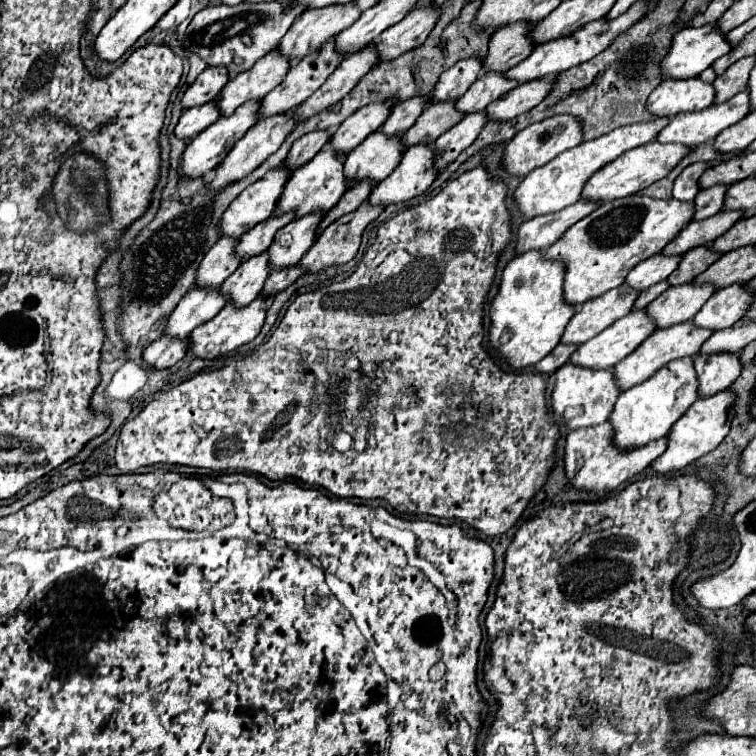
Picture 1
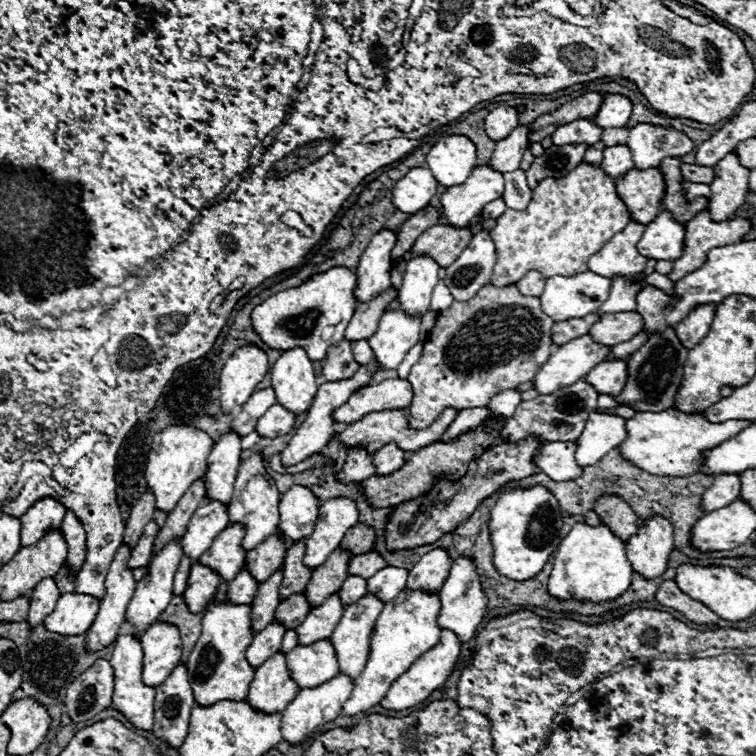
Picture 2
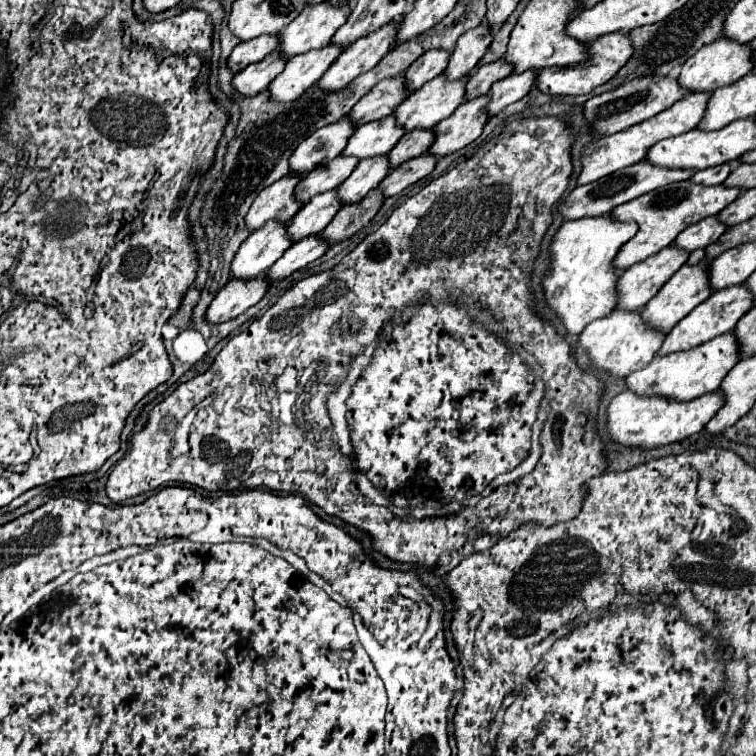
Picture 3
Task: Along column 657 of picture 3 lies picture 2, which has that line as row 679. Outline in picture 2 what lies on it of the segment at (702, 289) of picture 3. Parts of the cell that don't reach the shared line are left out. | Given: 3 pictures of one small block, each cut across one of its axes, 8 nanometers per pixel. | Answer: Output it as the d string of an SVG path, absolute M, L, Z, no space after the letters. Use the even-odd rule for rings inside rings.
M328 638L310 646L296 646L286 654L286 660L288 670L300 688L314 688L340 674L336 650Z

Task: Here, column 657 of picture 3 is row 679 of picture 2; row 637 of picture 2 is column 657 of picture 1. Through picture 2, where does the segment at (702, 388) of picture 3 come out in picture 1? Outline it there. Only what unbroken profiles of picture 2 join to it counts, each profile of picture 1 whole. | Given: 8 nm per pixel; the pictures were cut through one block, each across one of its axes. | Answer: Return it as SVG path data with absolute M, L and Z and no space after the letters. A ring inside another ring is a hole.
M680 358L664 368L660 368L654 376L650 376L646 382L624 390L618 396L618 402L614 406L614 412L610 414L610 424L614 430L612 442L622 450L634 450L640 448L652 440L664 438L672 424L698 400L698 382L696 372L690 358Z

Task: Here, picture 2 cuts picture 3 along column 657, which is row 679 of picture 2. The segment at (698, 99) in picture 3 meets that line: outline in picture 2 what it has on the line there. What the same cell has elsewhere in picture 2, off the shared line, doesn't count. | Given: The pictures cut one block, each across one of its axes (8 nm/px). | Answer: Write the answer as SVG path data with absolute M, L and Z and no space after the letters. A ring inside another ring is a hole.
M124 634L118 636L114 652L112 652L112 668L116 670L116 682L114 682L114 698L112 698L112 706L116 710L120 710L132 724L136 724L142 730L152 730L154 726L154 696L156 696L156 688L154 686L146 686L142 682L142 644L138 638Z

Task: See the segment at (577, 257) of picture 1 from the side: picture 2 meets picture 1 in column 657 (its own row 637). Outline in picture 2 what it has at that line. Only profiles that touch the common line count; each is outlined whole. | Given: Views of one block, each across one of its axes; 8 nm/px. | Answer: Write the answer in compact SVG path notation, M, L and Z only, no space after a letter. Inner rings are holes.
M216 602L208 604L202 618L200 638L186 662L190 686L194 690L196 702L200 706L216 704L218 700L244 700L248 696L250 682L254 680L256 668L246 660L246 648L250 646L254 632L250 626L252 604L232 604Z

